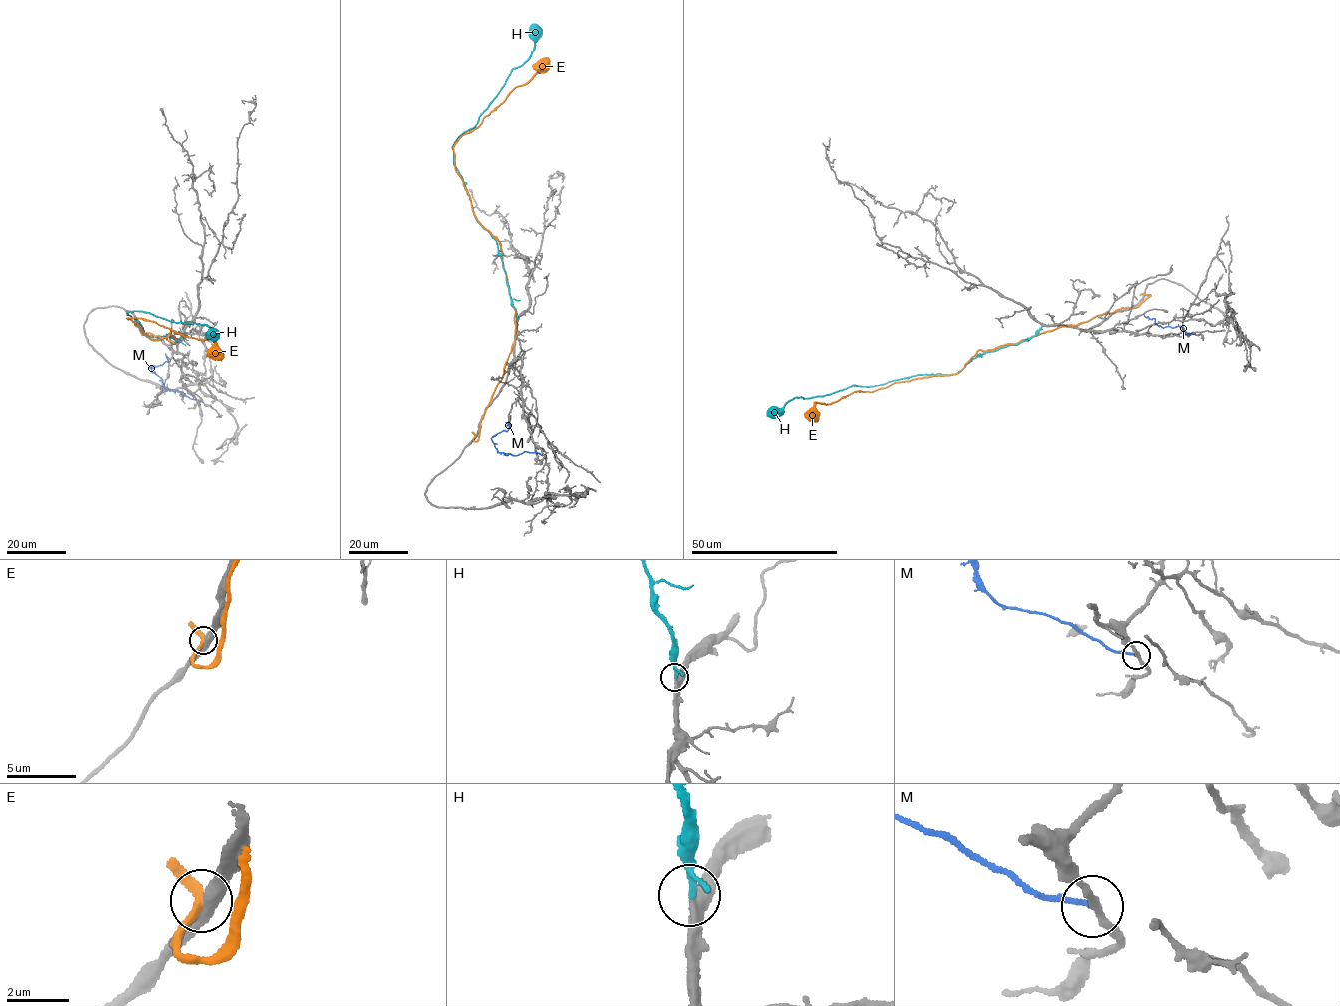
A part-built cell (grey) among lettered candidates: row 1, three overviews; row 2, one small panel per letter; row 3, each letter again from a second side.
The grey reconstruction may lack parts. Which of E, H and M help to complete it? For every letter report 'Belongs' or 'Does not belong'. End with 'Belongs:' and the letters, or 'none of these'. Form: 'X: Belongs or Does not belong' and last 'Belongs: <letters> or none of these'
E: Does not belong
H: Belongs
M: Does not belong
Belongs: H

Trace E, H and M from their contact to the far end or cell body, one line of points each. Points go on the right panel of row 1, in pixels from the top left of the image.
E: (1143, 293), (1150, 296), (1136, 307), (978, 350), (949, 375), (817, 402), (809, 421)
H: (1041, 326), (1030, 338), (980, 354), (949, 375), (853, 385), (793, 398), (766, 415)
M: (1191, 333), (1188, 334), (1178, 326), (1163, 327), (1143, 314)

